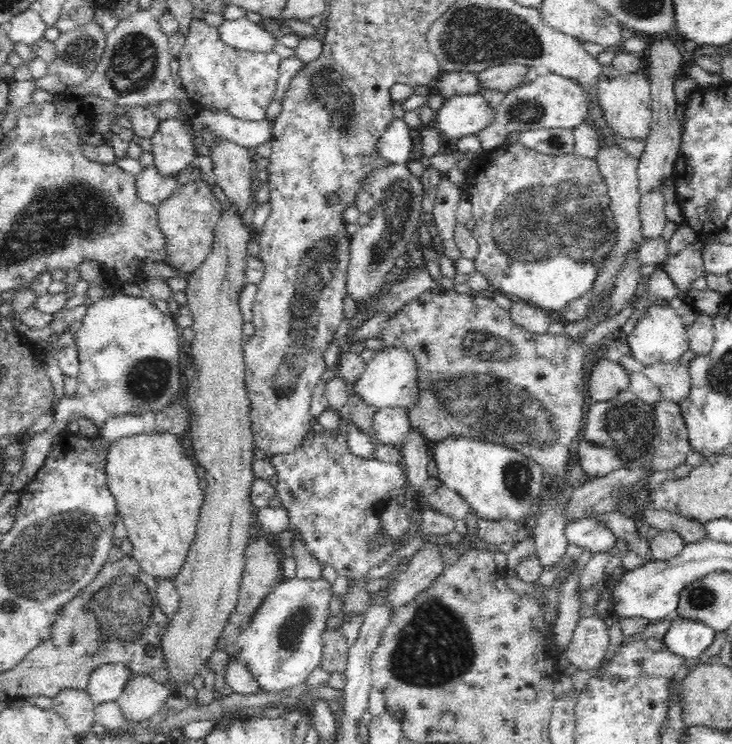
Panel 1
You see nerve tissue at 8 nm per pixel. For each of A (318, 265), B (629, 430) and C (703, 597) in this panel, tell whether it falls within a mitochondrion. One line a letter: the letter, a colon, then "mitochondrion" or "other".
A: mitochondrion
B: mitochondrion
C: mitochondrion

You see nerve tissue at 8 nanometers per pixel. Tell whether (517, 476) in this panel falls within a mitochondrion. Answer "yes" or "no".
yes

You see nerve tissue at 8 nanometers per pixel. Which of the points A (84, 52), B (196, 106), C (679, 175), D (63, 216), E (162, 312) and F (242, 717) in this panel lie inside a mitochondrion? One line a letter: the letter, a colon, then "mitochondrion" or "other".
A: mitochondrion
B: other
C: other
D: mitochondrion
E: other
F: other

